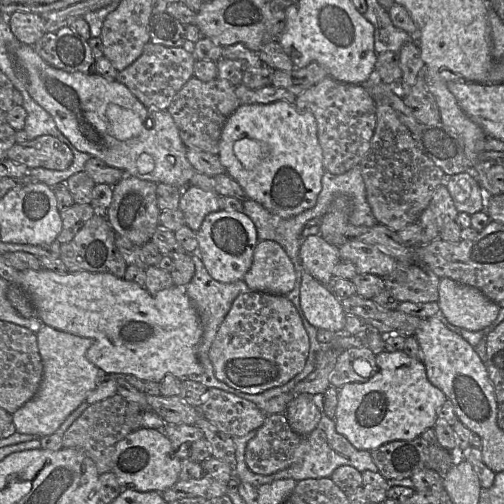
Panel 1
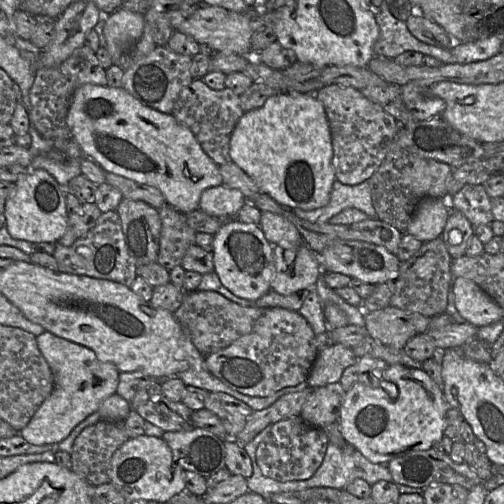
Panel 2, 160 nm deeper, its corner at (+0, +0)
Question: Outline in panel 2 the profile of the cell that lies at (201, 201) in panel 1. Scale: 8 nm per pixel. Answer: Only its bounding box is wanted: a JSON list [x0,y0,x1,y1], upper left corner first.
[199,186,249,220]

